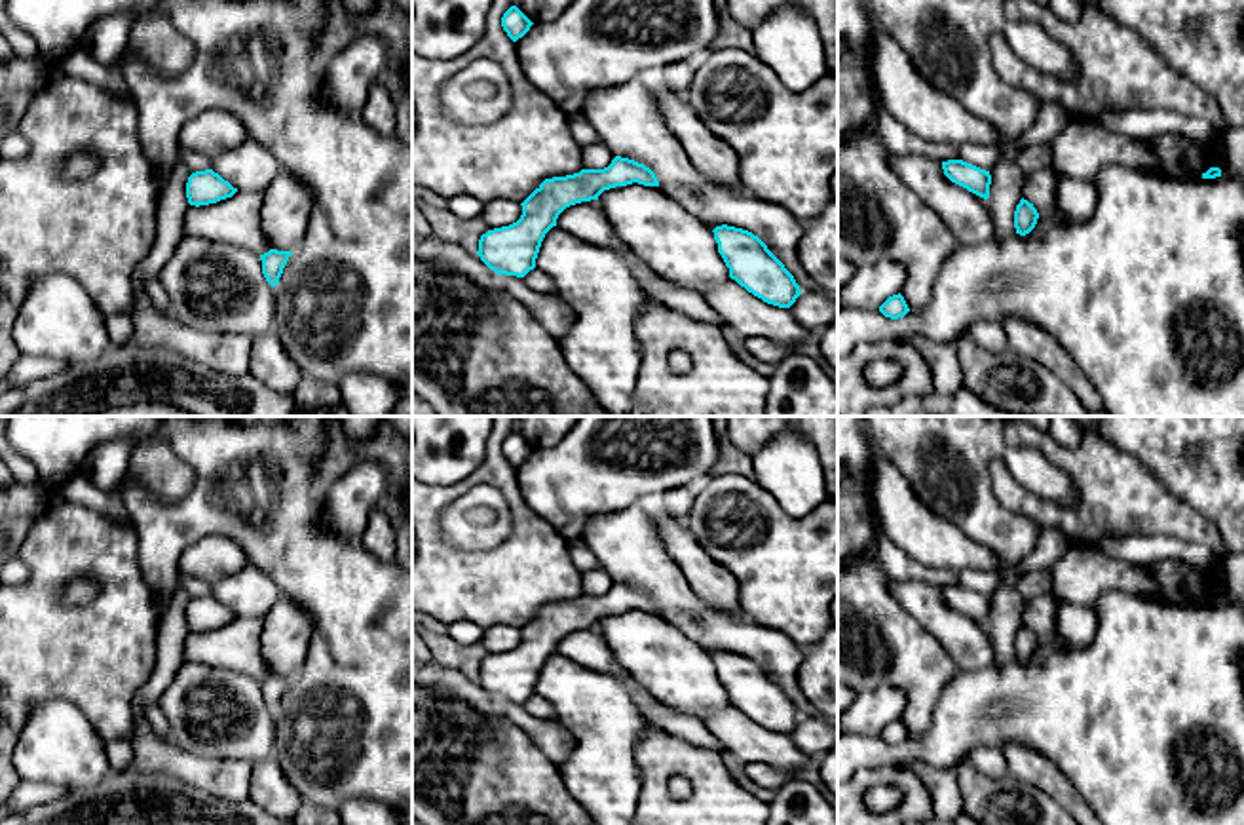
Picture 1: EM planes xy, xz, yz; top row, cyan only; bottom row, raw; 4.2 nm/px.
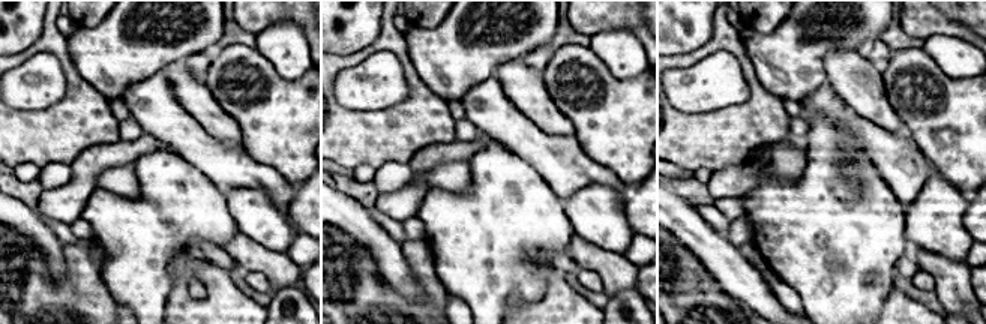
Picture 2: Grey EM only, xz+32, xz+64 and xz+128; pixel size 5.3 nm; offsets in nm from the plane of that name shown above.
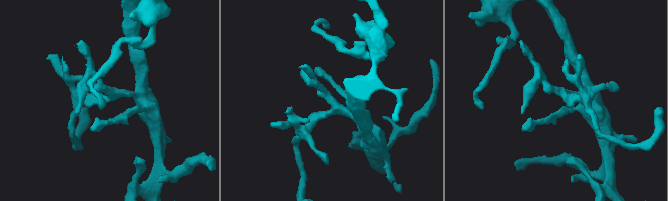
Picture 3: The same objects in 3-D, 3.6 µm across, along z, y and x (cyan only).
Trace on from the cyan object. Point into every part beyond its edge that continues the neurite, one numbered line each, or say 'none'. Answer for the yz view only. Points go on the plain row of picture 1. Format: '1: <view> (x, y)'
none

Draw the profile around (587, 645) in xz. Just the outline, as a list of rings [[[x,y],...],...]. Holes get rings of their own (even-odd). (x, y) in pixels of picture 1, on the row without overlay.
[[[598,625],[566,633],[558,641],[556,652],[593,671],[613,675],[625,681],[632,688],[636,705],[644,711],[653,726],[689,743],[705,745],[718,753],[726,751],[722,743],[708,732],[705,720],[663,707],[650,692],[634,684],[627,669],[613,658]]]

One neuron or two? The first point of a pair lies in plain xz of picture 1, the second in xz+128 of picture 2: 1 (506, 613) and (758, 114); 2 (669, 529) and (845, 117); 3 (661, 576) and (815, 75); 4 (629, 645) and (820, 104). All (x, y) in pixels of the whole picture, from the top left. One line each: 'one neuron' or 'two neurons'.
1: one neuron
2: two neurons
3: two neurons
4: two neurons

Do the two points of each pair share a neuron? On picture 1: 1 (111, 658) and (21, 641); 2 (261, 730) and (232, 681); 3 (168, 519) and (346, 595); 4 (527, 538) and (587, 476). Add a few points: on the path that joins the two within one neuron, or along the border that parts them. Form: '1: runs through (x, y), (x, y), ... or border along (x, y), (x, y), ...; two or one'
1: runs through (88, 656), (44, 649); one
2: runs through (255, 719), (236, 698), (236, 692); one
3: runs through (211, 519), (278, 531), (302, 556); one
4: border along (519, 483), (523, 498), (568, 542); two

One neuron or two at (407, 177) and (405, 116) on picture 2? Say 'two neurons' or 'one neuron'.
two neurons

